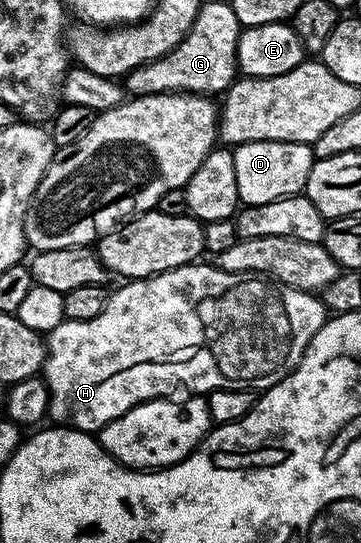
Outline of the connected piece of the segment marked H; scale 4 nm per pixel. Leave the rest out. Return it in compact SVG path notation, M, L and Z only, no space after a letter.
M203 263L186 264L156 276L147 276L144 280L127 280L120 283L123 285L116 292L112 291L108 295L105 310L101 310L101 314L97 314L97 318L89 318L89 322L66 319L61 326L46 333L47 360L43 363L41 375L46 380L47 388L51 392L49 416L56 425L95 434L109 422L121 418L121 414L125 414L133 406L144 404L146 400L170 397L175 394L178 388L184 388L184 393L187 394L210 394L217 388L266 390L272 388L277 382L281 382L281 378L285 378L287 373L297 367L305 354L307 344L311 341L311 336L317 334L317 330L321 330L323 321L328 319L329 312L322 299L318 295L303 292L300 288L283 284L279 280L268 278L263 274L226 272L214 263Z

